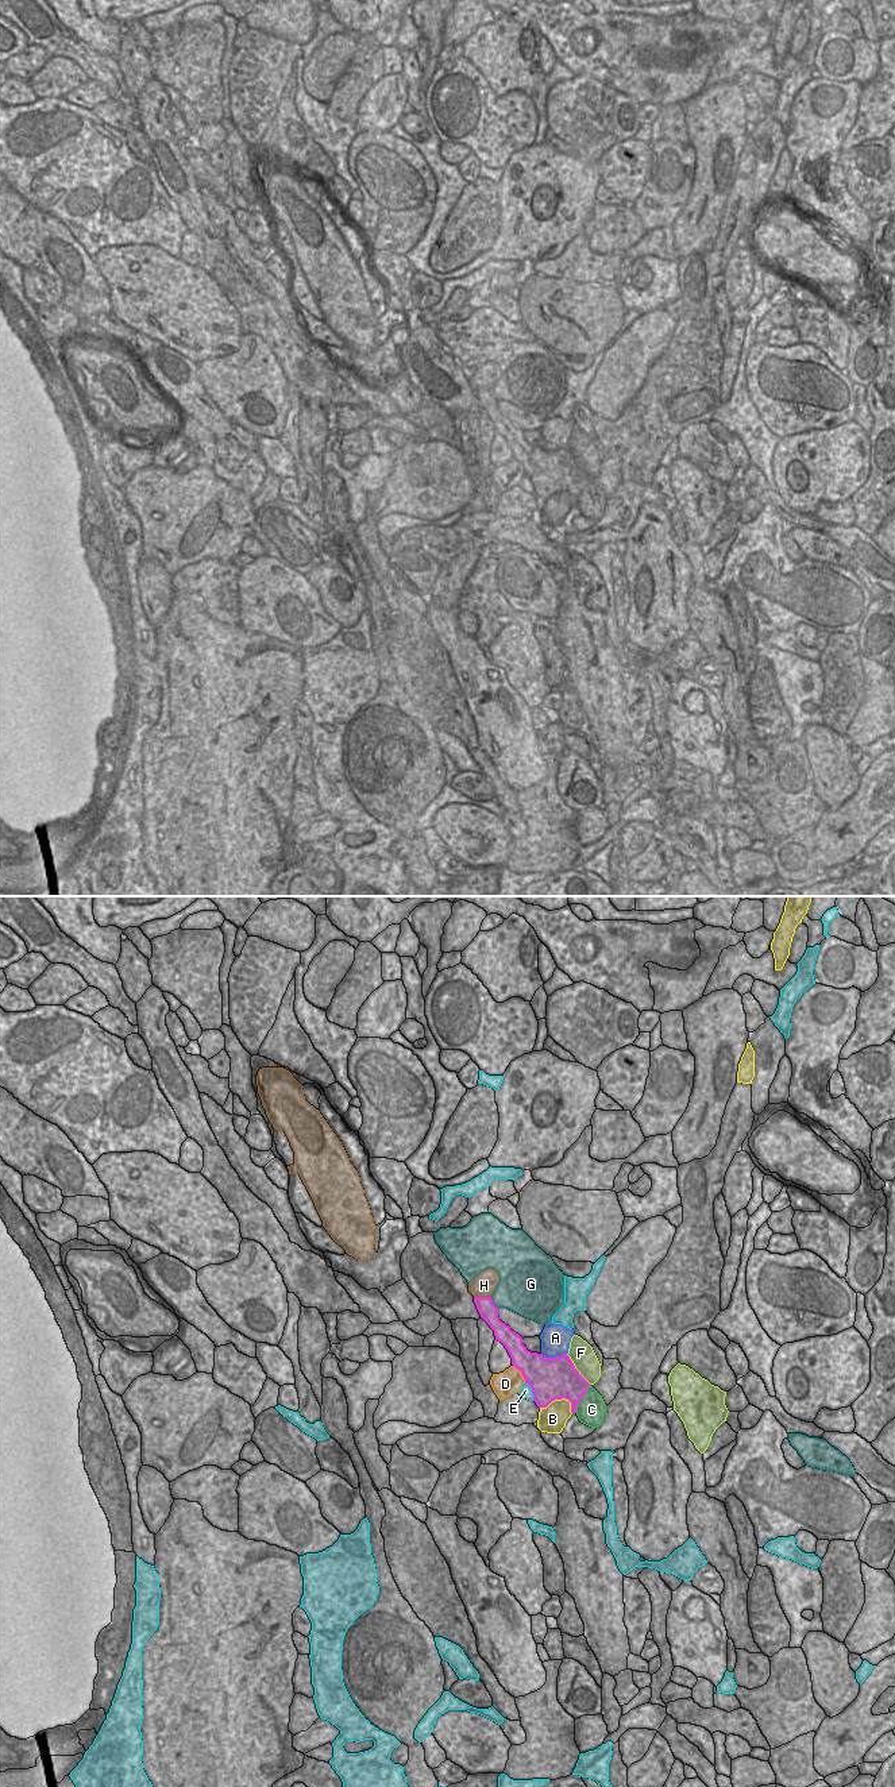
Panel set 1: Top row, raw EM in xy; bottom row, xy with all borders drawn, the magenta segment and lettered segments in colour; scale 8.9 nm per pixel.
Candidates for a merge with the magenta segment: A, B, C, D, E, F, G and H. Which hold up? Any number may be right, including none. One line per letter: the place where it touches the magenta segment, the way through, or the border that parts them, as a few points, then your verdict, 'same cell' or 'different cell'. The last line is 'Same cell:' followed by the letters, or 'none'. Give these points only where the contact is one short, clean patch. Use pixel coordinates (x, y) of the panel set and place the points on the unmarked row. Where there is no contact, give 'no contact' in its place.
A: meets magenta in xy at (552, 451); different cell
B: meets magenta in xy at (555, 491); different cell
C: meets magenta in xy at (582, 490); different cell
D: meets magenta in xy at (521, 466); border along xy (513, 458), (525, 474); different cell
E: meets magenta in xy at (532, 483); different cell
F: meets magenta in xy at (577, 463); different cell
G: meets magenta in xy at (493, 396); different cell
H: meets magenta in xy at (482, 390); border along xy (474, 389), (490, 390); different cell
Same cell: none

